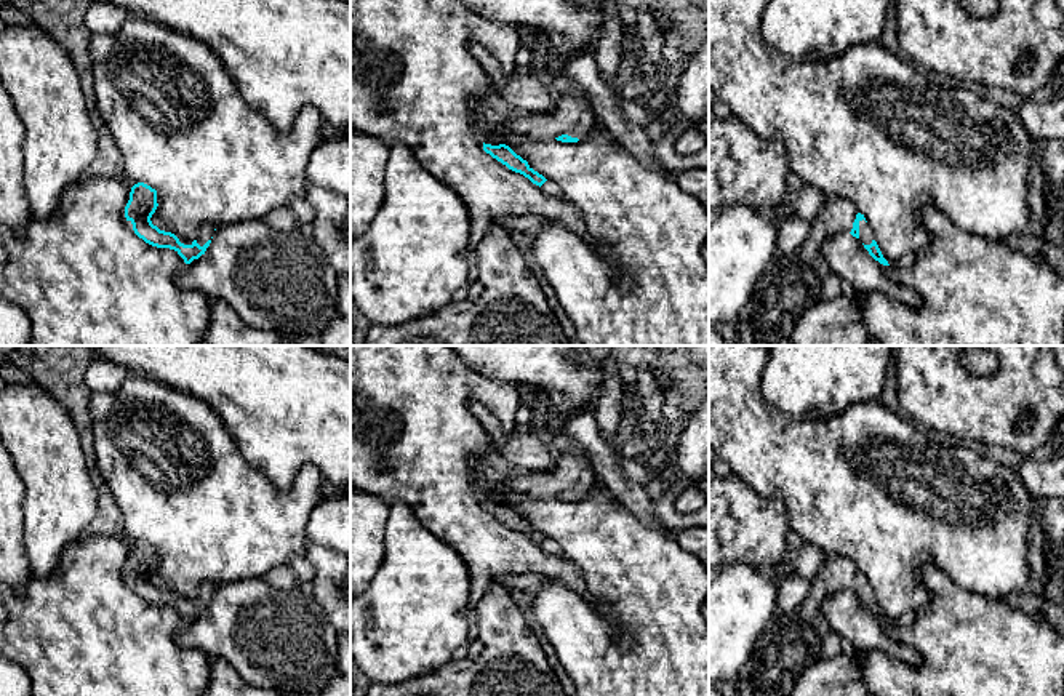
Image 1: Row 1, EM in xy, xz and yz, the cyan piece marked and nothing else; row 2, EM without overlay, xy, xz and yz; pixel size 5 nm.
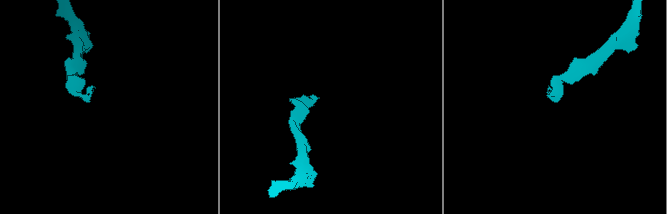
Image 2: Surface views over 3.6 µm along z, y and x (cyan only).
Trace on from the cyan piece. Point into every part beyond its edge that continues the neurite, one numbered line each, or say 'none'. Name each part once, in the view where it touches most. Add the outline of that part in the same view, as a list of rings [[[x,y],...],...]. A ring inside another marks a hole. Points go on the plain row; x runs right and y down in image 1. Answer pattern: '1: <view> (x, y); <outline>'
1: xy (205, 592); [[[203,586],[195,598],[200,605],[203,605],[208,598],[211,598],[213,592],[214,586]]]

